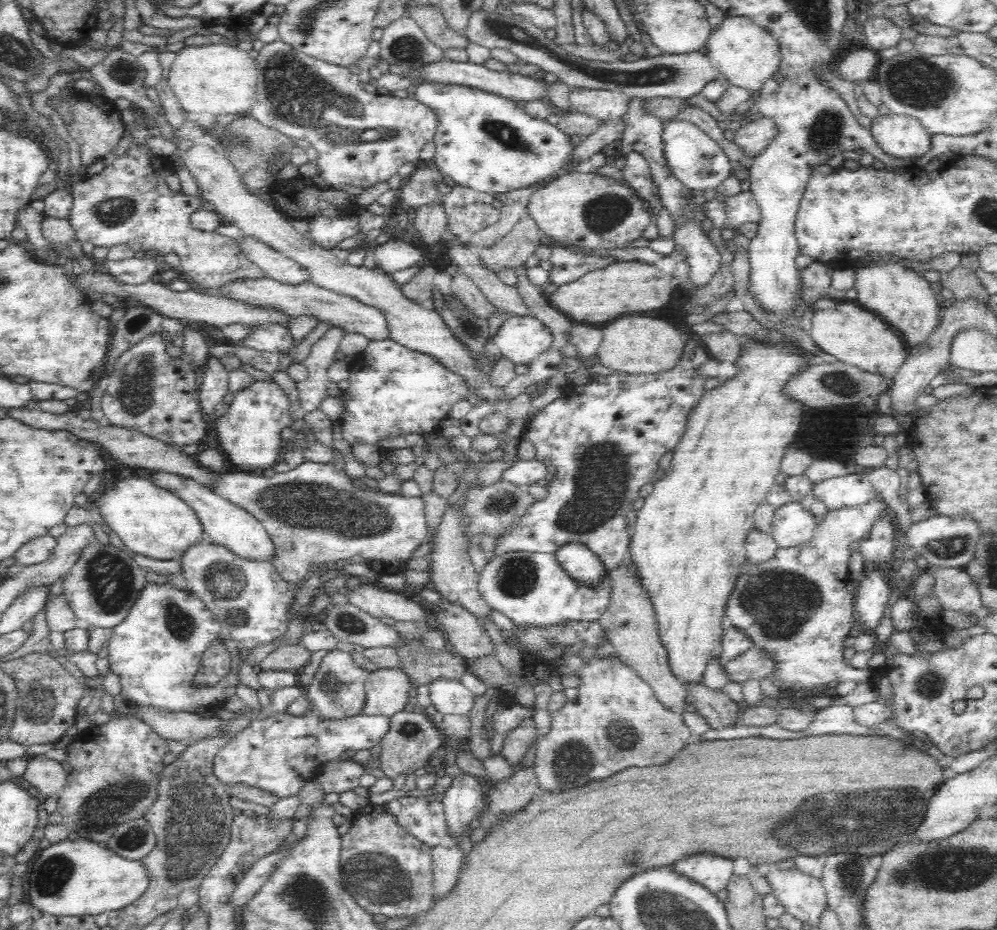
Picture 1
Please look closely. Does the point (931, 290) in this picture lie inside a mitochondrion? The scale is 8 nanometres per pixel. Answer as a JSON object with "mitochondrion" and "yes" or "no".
{"mitochondrion":"no"}

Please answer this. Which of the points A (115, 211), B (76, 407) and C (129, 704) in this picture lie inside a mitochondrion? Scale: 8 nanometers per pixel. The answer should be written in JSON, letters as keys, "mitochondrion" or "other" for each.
{"A":"mitochondrion","B":"other","C":"other"}

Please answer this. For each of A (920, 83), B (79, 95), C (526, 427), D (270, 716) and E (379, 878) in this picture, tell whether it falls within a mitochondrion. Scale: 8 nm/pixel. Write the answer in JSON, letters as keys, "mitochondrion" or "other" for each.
{"A":"mitochondrion","B":"other","C":"other","D":"other","E":"mitochondrion"}

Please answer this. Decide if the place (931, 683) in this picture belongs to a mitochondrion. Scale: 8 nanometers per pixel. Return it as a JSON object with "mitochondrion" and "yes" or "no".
{"mitochondrion":"yes"}

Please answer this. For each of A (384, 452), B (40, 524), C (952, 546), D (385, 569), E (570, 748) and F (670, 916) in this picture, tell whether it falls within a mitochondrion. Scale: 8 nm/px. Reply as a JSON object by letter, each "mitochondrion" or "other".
{"A":"other","B":"other","C":"mitochondrion","D":"other","E":"mitochondrion","F":"mitochondrion"}

